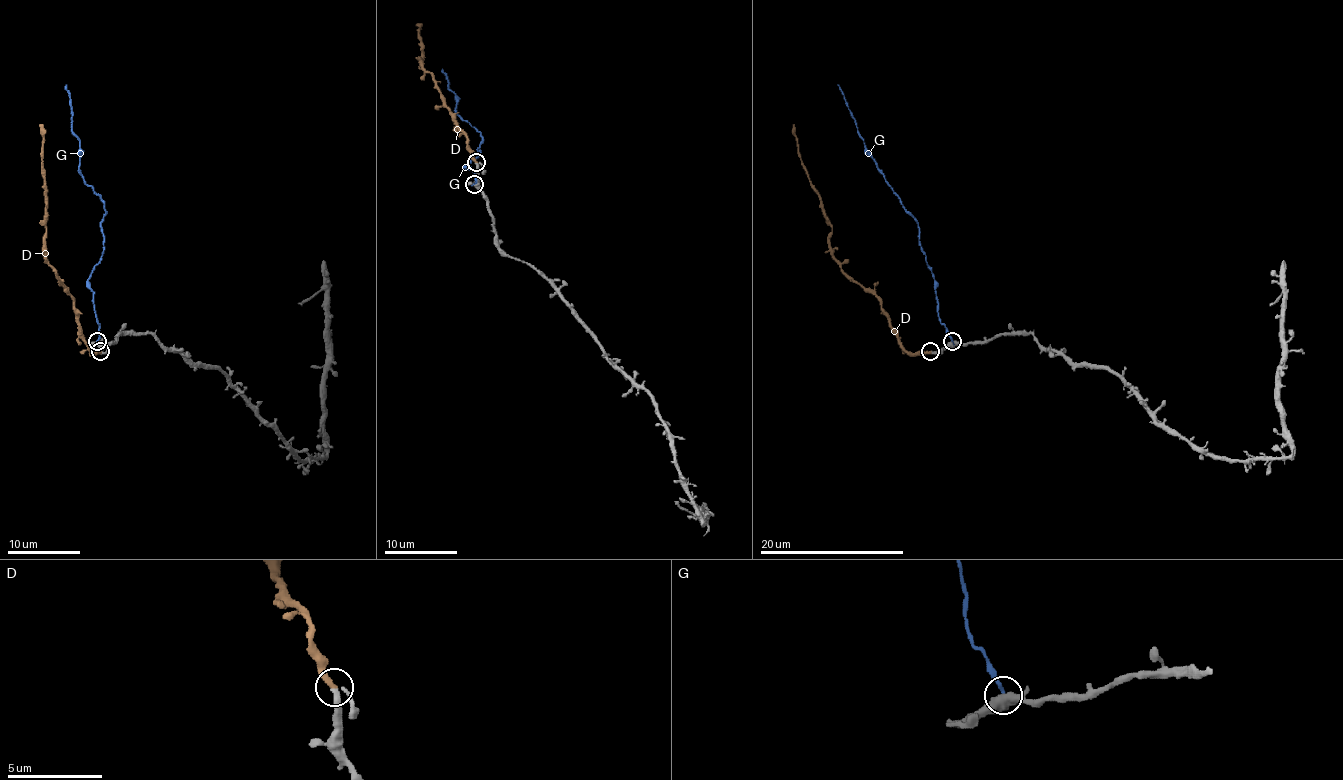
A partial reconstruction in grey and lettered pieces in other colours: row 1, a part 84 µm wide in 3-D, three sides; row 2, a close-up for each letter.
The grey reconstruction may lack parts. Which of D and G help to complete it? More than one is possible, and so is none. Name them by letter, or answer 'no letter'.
D

